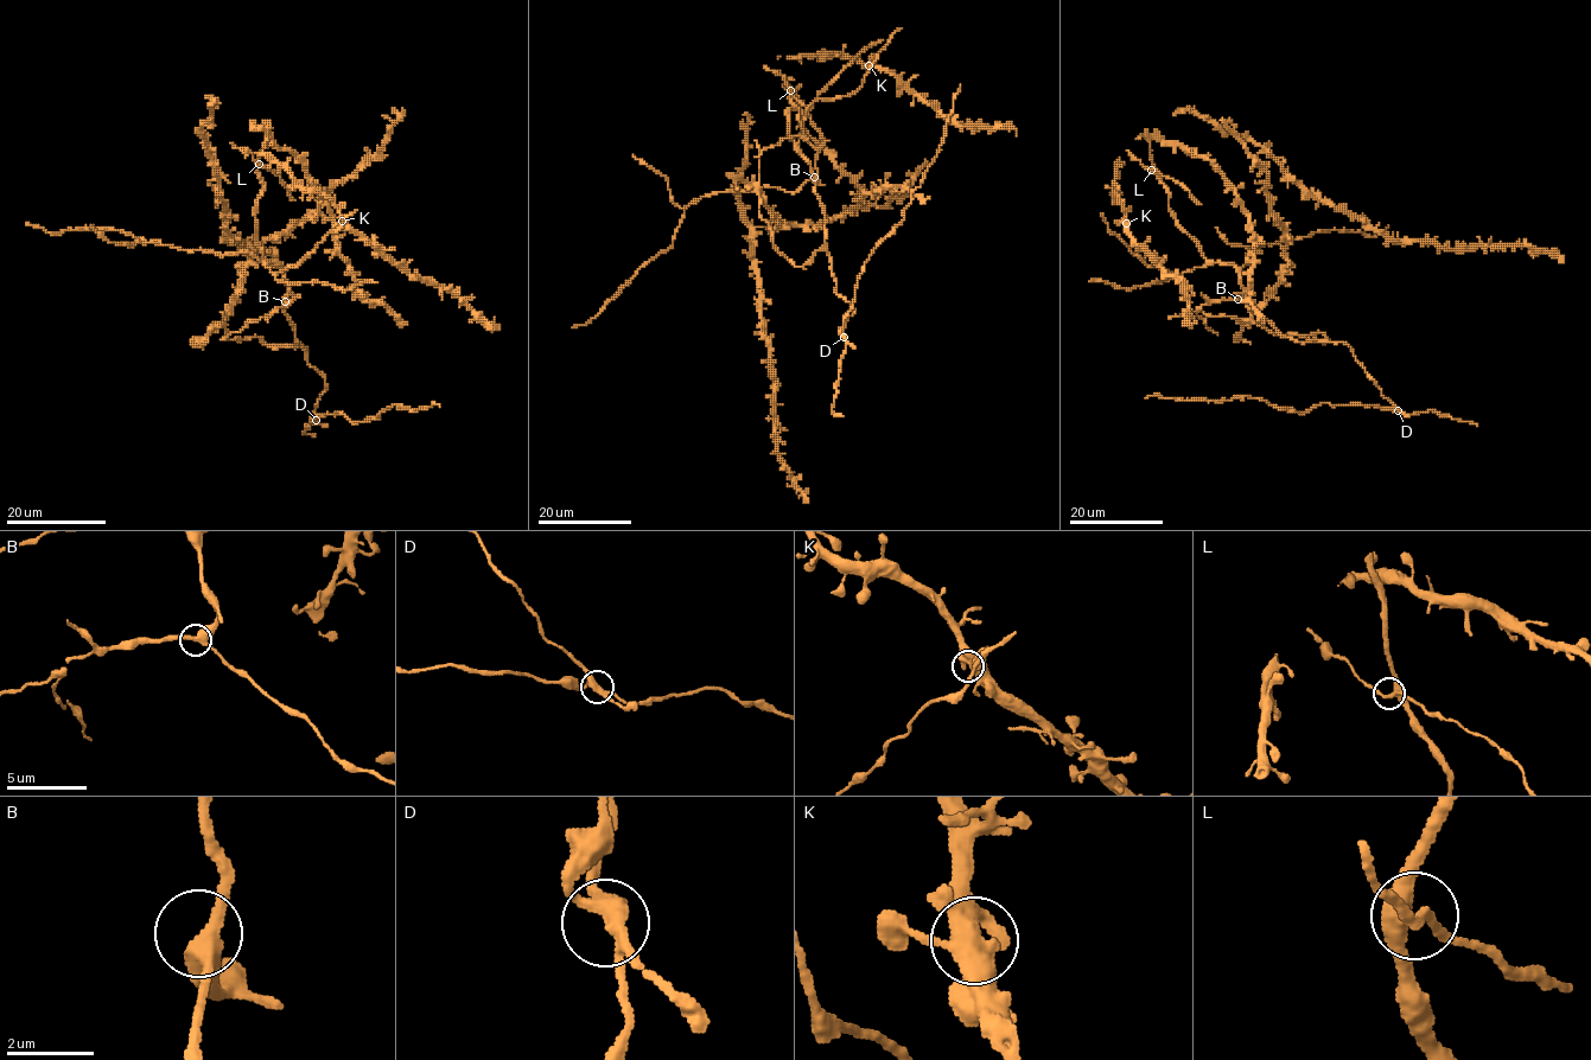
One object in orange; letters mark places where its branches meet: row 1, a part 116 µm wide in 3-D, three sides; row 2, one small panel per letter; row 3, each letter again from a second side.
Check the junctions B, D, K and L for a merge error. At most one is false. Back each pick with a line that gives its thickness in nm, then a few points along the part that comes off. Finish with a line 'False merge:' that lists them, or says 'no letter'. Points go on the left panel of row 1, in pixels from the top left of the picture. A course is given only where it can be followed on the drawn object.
D: Thickness 360 nm. Course of the part to remove: (316, 420), (337, 413), (351, 422), (376, 419), (396, 404), (415, 410), (440, 406)
False merge: D

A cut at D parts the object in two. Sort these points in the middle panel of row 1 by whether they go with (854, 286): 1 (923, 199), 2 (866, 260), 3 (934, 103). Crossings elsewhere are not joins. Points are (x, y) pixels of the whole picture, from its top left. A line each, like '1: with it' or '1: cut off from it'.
1: cut off from it
2: with it
3: cut off from it

